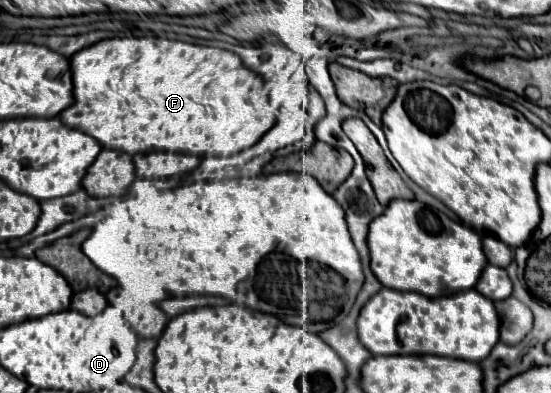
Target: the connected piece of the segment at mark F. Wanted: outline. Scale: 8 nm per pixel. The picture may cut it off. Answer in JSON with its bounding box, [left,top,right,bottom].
[60,37,276,156]

